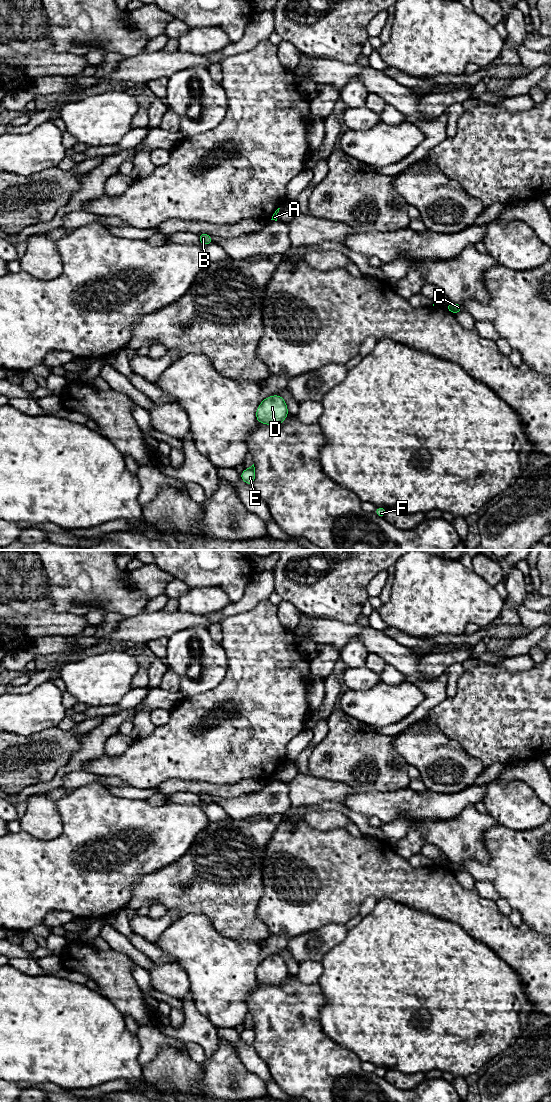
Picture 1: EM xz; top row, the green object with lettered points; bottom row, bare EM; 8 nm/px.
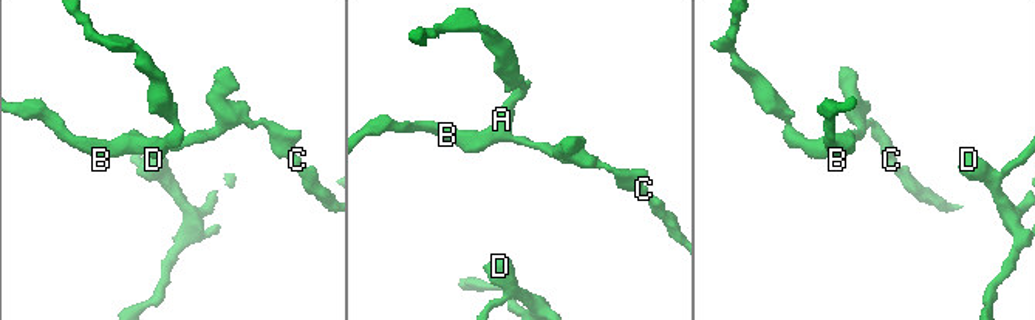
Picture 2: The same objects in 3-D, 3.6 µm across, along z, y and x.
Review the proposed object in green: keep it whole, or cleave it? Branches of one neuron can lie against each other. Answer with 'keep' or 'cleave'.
cleave

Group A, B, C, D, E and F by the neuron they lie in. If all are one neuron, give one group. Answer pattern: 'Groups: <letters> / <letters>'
Groups: A B / C D E F

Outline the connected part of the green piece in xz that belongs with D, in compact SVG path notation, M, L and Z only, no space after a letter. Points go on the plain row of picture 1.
M280 955L265 958L256 970L256 980L265 985L279 985L289 975L286 961Z

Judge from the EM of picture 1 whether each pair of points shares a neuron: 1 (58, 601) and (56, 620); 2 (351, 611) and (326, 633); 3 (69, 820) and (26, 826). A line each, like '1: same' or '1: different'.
1: different
2: different
3: different

